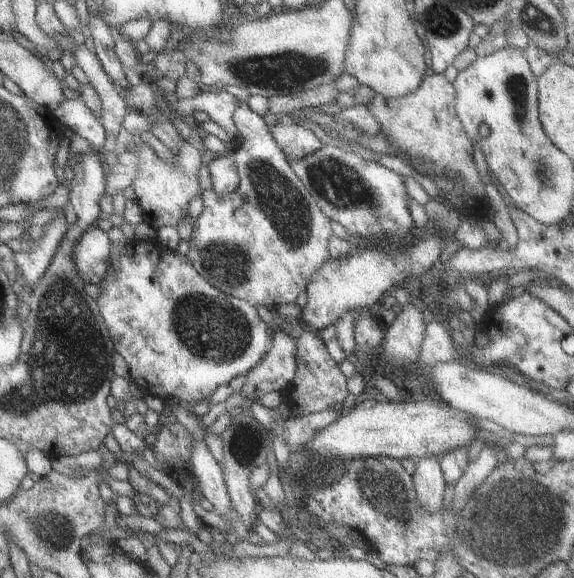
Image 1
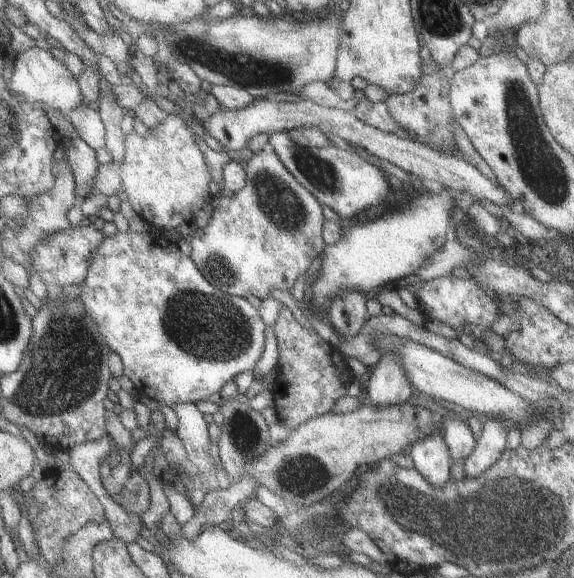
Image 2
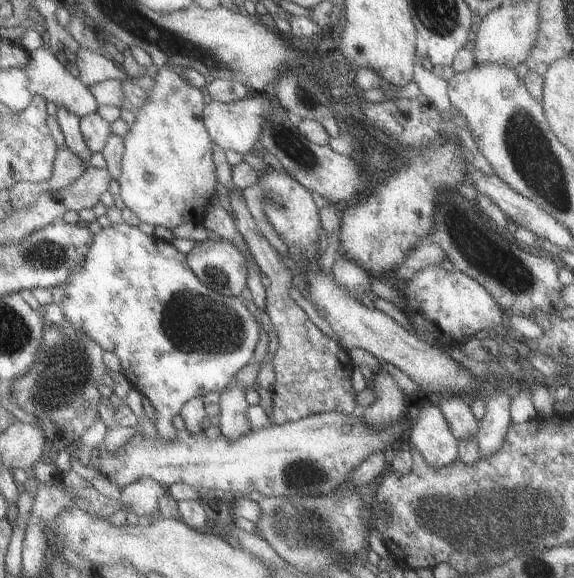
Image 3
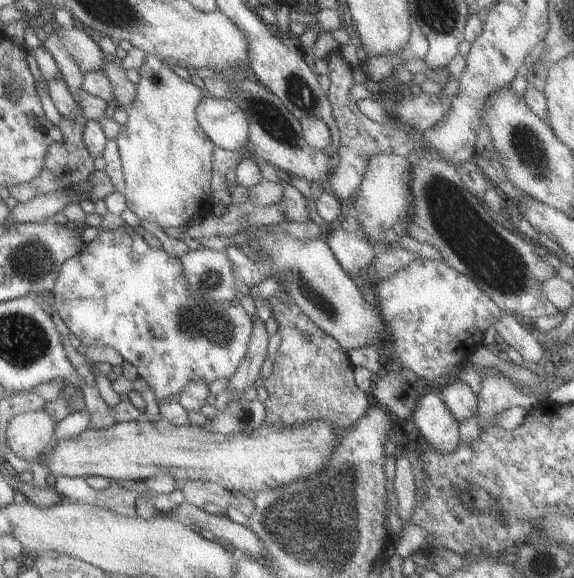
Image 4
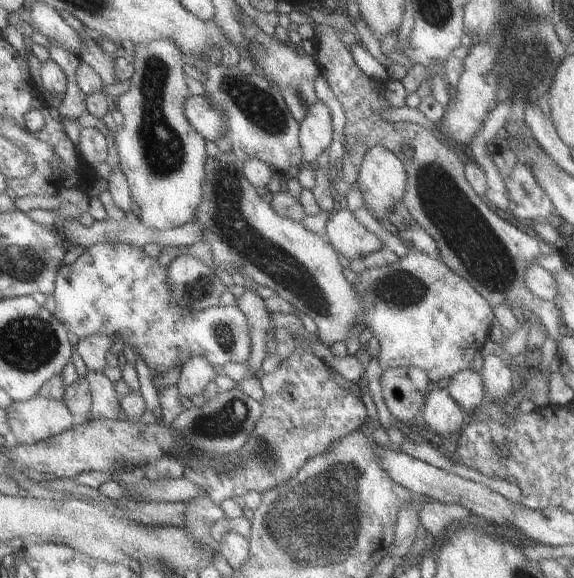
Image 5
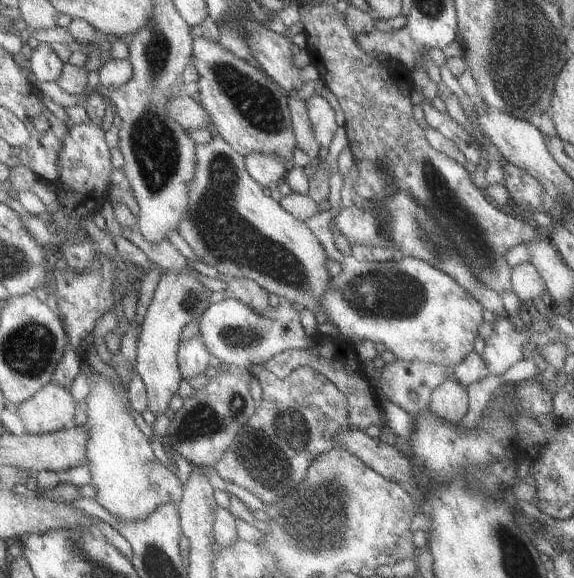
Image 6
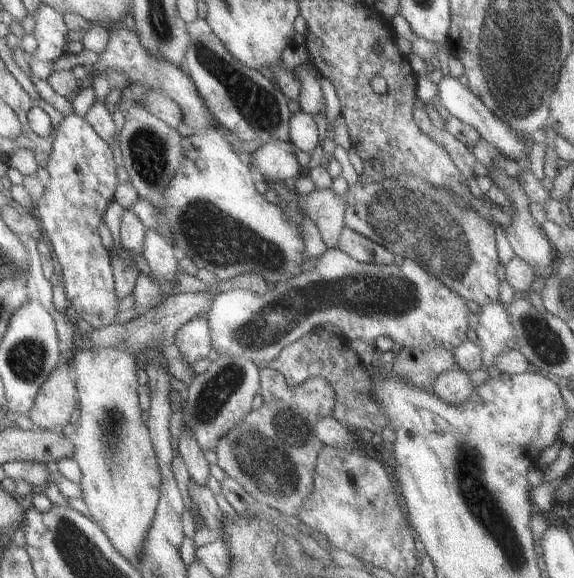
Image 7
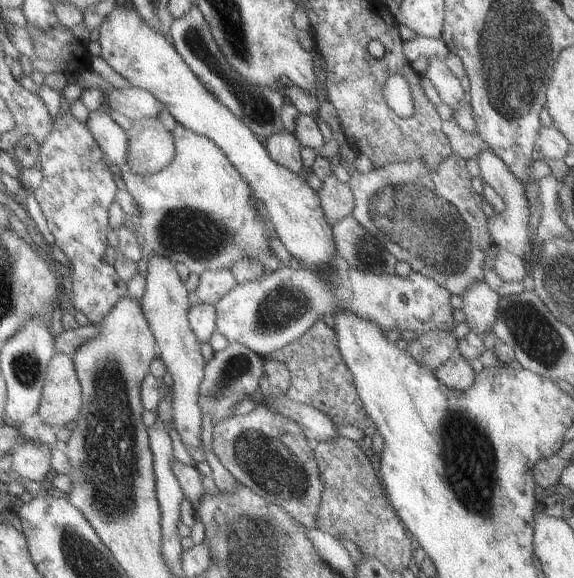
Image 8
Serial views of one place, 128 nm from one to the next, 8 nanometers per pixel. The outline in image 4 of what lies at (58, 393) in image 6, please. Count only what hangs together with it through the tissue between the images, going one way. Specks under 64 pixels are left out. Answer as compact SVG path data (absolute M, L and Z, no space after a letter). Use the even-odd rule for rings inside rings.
M40 410L19 412L5 430L6 447L21 460L35 461L50 444L57 422Z

